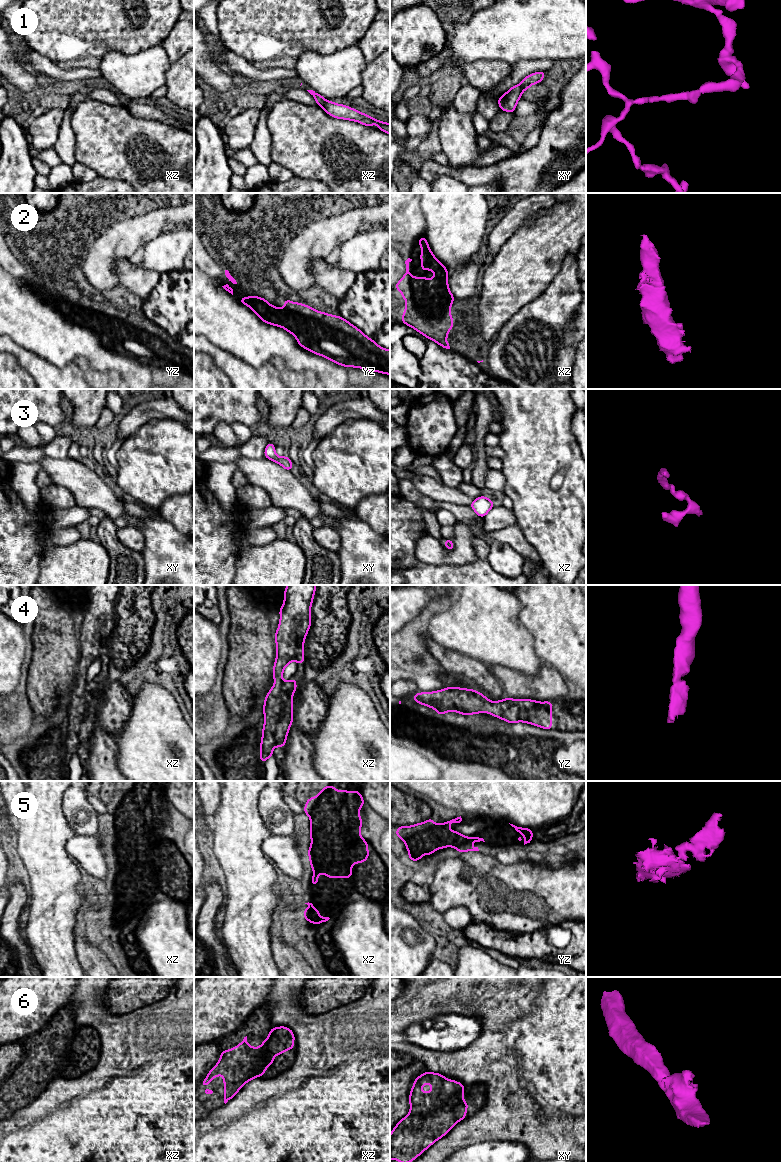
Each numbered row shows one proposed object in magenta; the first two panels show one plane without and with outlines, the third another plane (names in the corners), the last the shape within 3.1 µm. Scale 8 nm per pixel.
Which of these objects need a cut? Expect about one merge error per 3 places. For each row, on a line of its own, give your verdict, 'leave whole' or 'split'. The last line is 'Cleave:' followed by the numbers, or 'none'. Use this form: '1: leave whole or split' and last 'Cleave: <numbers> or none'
1: split
2: leave whole
3: leave whole
4: leave whole
5: leave whole
6: split
Cleave: 1, 6

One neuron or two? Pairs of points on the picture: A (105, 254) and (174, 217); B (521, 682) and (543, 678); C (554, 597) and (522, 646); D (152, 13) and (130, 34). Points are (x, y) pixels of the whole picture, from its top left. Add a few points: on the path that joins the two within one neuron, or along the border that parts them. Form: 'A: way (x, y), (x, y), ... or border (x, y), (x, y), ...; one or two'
A: way (122, 239), (157, 221); one
B: way (526, 682), (538, 682); one
C: border (519, 612), (519, 622), (532, 636), (537, 655); two
D: way (148, 20), (143, 29), (137, 31); one

